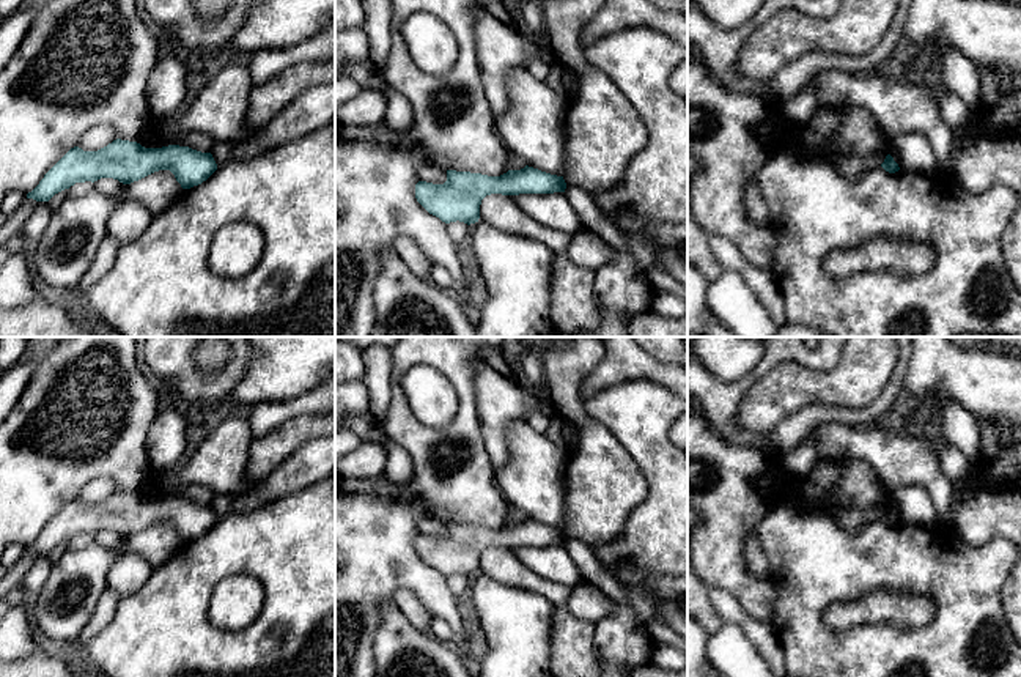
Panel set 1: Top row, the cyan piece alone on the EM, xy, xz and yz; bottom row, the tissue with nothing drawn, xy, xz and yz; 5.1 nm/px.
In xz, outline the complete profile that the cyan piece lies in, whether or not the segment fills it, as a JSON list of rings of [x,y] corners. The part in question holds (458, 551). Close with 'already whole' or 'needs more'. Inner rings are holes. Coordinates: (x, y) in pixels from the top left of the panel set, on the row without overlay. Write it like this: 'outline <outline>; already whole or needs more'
outline [[[525,518],[521,523],[508,523],[500,529],[447,523],[444,537],[418,534],[415,537],[417,554],[442,575],[478,575],[480,557],[486,548],[554,546],[565,545],[563,529],[551,527]]]; already whole

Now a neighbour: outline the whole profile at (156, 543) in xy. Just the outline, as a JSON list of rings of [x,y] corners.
[[[170,523],[154,524],[129,537],[131,551],[137,553],[149,570],[162,565],[181,543],[181,537]]]

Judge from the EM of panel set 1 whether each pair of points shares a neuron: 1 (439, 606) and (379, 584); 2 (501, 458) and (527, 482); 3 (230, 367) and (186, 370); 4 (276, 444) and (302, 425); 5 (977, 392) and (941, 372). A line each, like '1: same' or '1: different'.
1: same
2: different
3: same
4: same
5: same

